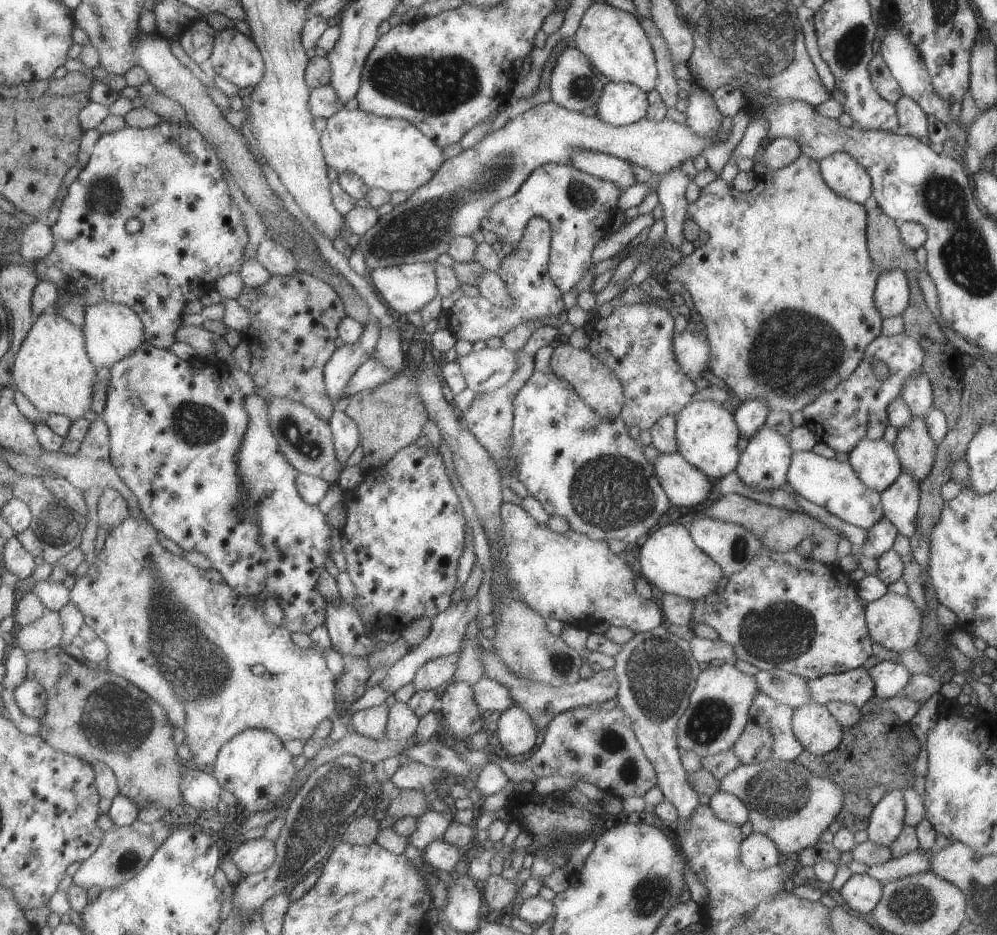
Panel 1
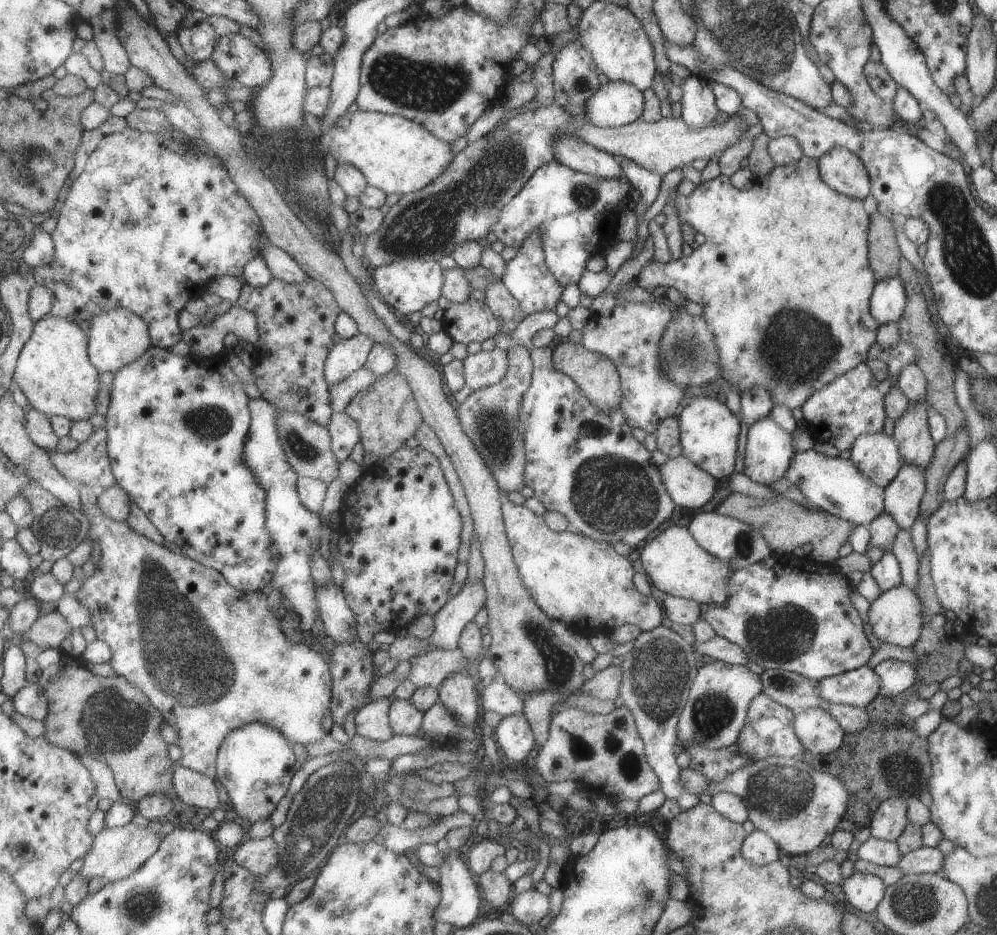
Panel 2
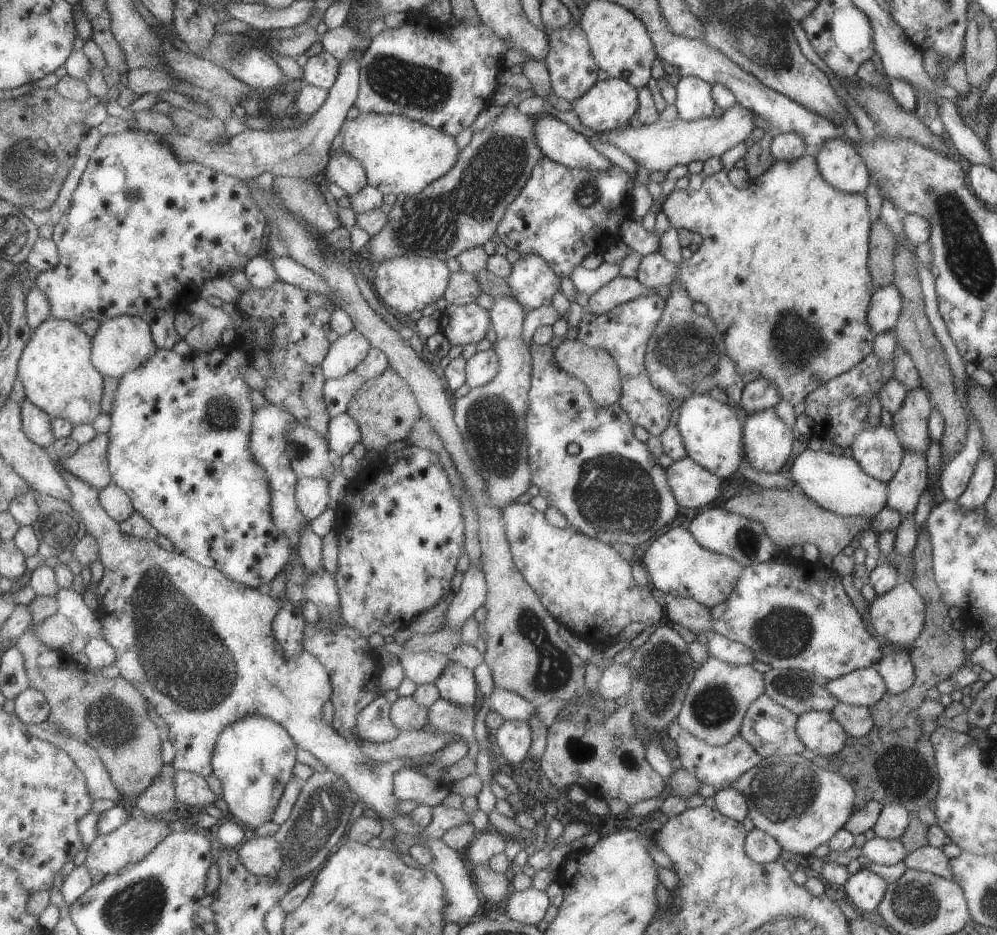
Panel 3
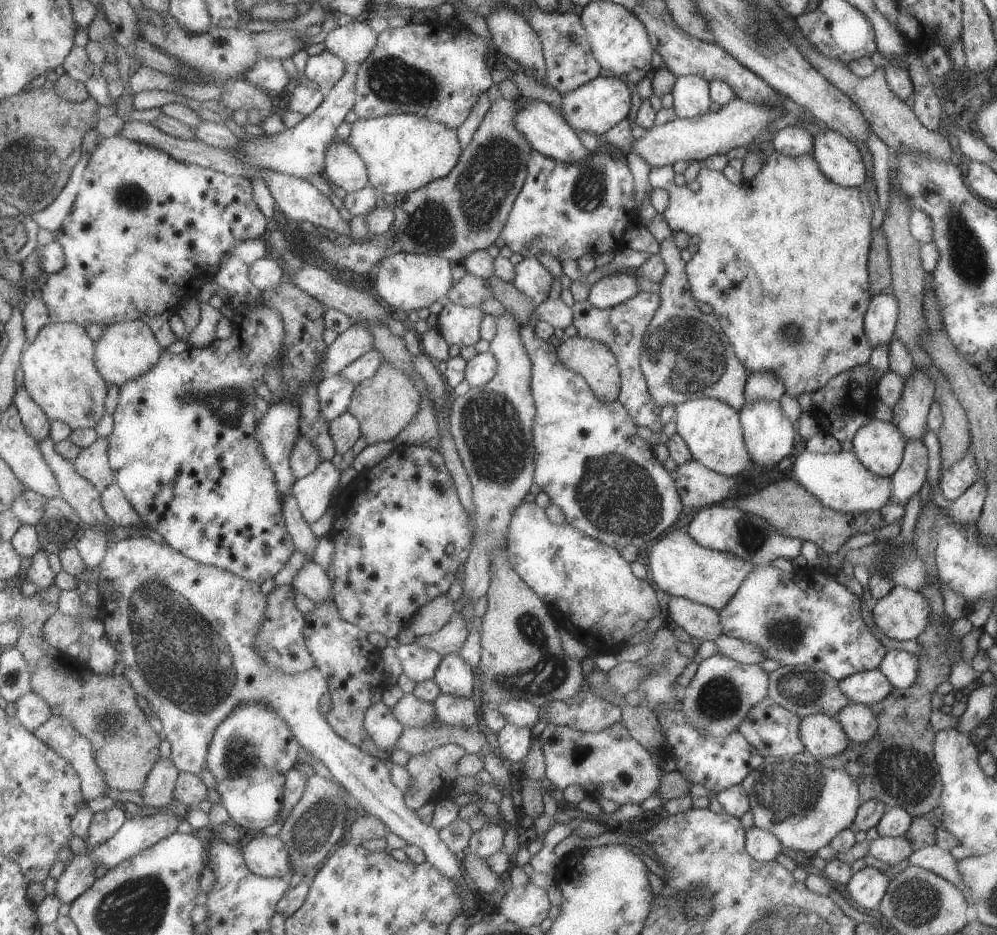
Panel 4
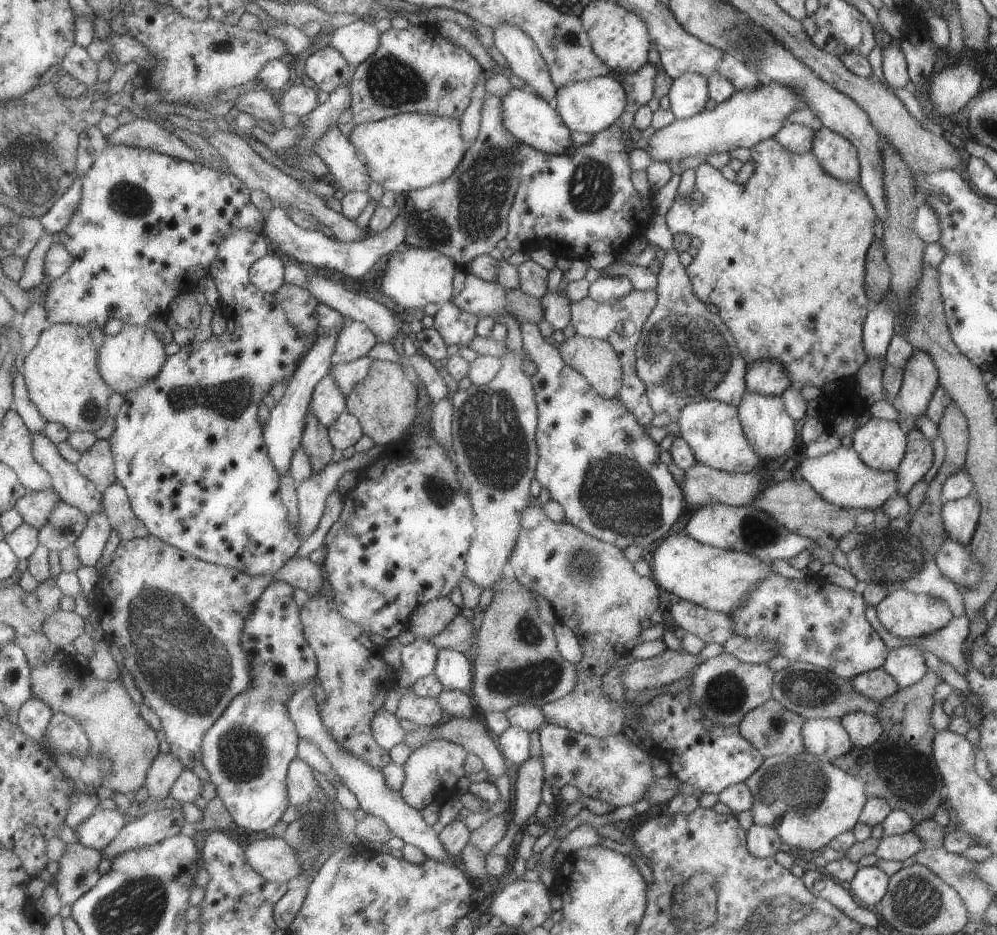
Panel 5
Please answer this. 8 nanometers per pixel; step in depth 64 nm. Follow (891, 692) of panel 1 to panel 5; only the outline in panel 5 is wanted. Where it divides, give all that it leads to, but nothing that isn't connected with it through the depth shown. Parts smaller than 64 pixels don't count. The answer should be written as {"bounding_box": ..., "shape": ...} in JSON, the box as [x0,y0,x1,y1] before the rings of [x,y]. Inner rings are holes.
{"bounding_box":[882,645,928,688],"shape":[[[913,645],[888,649],[882,669],[897,681],[900,688],[921,680],[928,671],[922,651]]]}

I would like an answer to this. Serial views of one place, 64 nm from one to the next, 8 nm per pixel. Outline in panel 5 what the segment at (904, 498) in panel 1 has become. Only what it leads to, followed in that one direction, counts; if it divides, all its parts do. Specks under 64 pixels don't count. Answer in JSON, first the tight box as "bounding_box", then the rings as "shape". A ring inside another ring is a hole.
{"bounding_box":[897,429,933,495],"shape":[[[919,429],[906,430],[907,444],[905,454],[897,468],[897,494],[905,495],[909,487],[918,481],[933,462],[932,441],[927,439]]]}

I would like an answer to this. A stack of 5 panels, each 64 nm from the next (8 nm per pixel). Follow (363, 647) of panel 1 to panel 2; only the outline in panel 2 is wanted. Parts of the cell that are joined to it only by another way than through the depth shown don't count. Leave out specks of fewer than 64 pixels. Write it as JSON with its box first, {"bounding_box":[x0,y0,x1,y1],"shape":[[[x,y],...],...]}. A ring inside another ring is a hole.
{"bounding_box":[317,582,361,644],"shape":[[[335,582],[317,589],[317,602],[326,632],[335,642],[345,644],[361,640],[357,632],[359,624],[355,620],[355,614],[347,604],[344,591]]]}

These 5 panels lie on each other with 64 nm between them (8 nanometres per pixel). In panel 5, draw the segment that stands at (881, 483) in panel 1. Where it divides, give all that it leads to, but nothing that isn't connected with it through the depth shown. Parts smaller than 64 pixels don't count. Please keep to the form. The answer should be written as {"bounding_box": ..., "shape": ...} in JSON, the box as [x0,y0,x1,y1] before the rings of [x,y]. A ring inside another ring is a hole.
{"bounding_box":[851,416,906,471],"shape":[[[869,416],[851,434],[853,450],[867,466],[895,471],[905,454],[906,430],[897,421]]]}

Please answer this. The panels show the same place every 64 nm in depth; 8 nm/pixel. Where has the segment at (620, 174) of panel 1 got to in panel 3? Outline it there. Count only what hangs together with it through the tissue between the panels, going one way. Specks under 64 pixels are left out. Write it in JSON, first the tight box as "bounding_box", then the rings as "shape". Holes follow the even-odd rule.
{"bounding_box":[535,114,611,172],"shape":[[[538,114],[535,138],[545,156],[569,168],[588,169],[591,172],[611,170],[611,162],[589,144],[567,122],[551,114]]]}

